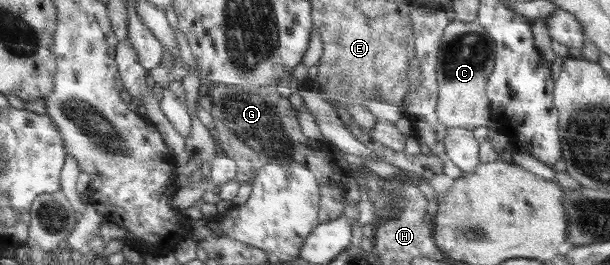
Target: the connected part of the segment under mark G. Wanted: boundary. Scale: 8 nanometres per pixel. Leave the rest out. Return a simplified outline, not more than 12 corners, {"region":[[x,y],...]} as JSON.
{"region":[[209,85],[217,145],[252,182],[307,165],[319,223],[343,216],[342,178],[275,86]]}

